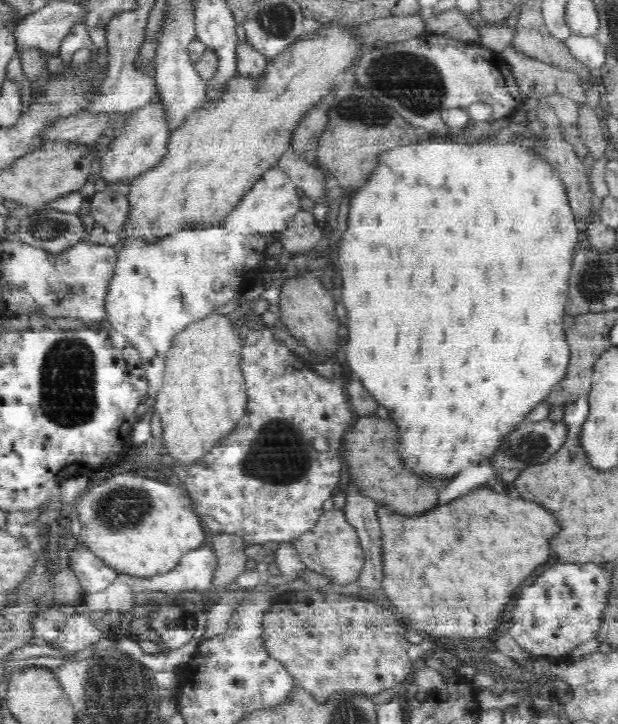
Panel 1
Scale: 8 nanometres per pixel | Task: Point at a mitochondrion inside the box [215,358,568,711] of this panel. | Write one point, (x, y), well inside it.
(278, 455)

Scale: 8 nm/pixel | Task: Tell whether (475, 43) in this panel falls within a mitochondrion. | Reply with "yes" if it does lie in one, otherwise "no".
no

